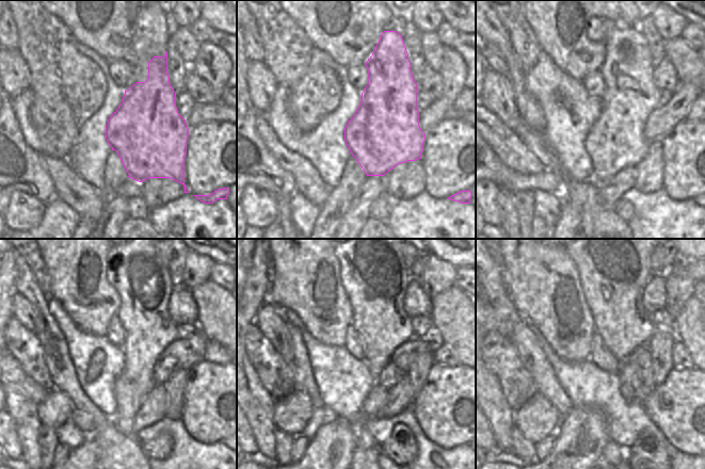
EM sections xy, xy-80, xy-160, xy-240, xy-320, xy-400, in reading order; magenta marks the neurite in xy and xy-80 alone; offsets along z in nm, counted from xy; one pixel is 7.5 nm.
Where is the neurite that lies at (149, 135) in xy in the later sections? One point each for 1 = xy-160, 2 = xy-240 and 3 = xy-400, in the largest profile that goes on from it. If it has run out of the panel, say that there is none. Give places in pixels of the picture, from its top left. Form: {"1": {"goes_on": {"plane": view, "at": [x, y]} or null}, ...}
{"1": {"goes_on": {"plane": "xy-160", "at": [615, 141]}}, "2": {"goes_on": {"plane": "xy-240", "at": [132, 267]}}, "3": {"goes_on": {"plane": "xy-400", "at": [612, 260]}}}

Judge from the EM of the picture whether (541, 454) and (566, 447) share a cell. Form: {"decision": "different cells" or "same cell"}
{"decision": "different cells"}

